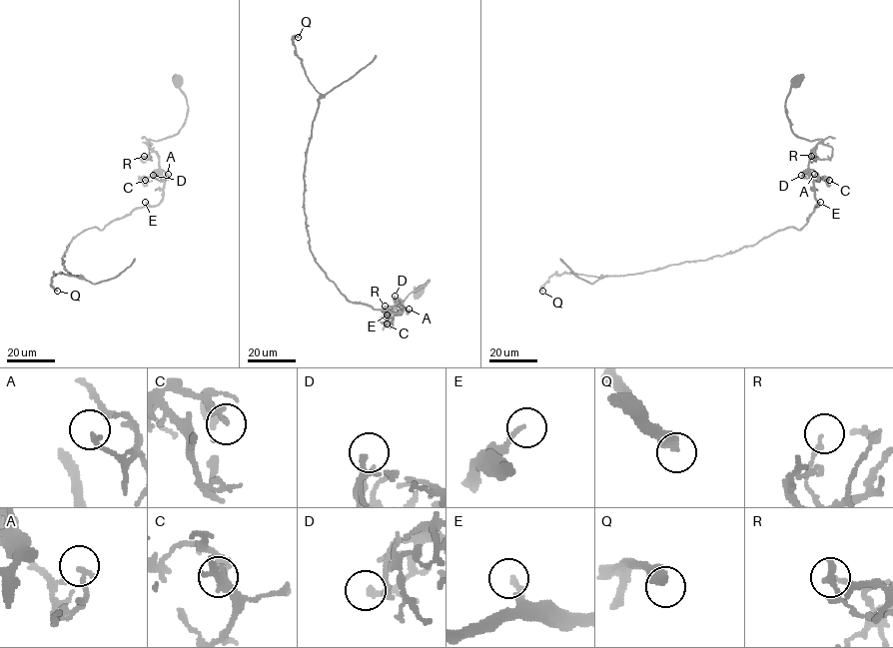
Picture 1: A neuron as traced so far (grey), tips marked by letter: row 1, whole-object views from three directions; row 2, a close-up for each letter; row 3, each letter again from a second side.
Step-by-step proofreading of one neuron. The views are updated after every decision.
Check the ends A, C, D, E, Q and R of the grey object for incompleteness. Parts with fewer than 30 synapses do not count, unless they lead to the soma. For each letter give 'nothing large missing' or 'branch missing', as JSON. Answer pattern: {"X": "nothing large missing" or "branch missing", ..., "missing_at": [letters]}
{"A": "nothing large missing", "C": "nothing large missing", "D": "nothing large missing", "E": "nothing large missing", "Q": "nothing large missing", "R": "nothing large missing", "missing_at": []}

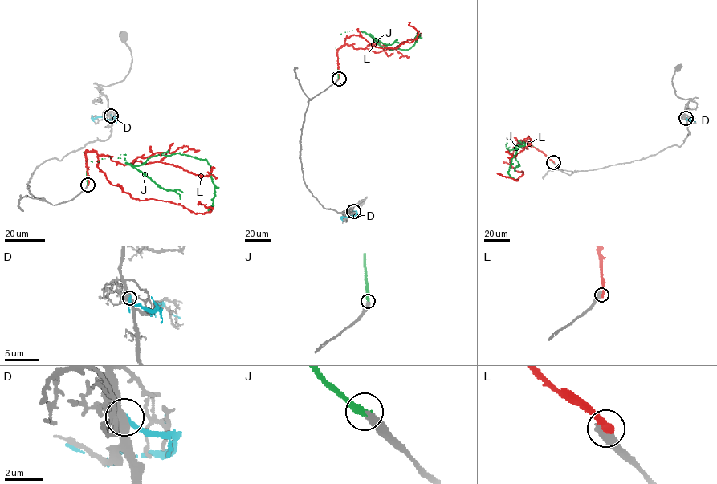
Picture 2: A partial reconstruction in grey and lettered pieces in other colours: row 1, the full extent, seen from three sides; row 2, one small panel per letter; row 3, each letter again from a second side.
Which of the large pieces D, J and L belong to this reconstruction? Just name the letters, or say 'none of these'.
J

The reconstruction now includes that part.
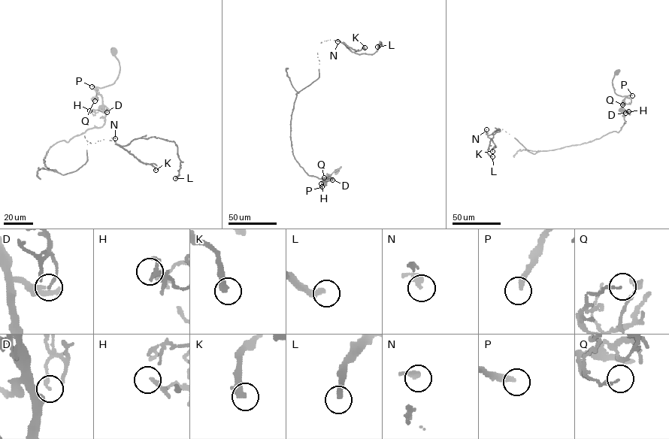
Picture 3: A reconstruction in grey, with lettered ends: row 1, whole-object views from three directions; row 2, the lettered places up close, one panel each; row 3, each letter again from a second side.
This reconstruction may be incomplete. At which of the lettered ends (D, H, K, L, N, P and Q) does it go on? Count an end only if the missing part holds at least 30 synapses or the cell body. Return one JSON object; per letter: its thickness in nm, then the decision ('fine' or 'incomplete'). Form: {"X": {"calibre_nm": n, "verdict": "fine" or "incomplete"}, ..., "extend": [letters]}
{"D": {"calibre_nm": 160, "verdict": "fine"}, "H": {"calibre_nm": 220, "verdict": "fine"}, "K": {"calibre_nm": 360, "verdict": "incomplete"}, "L": {"calibre_nm": 280, "verdict": "fine"}, "N": {"calibre_nm": 280, "verdict": "incomplete"}, "P": {"calibre_nm": 280, "verdict": "incomplete"}, "Q": {"calibre_nm": 140, "verdict": "fine"}, "extend": ["K", "N", "P"]}

